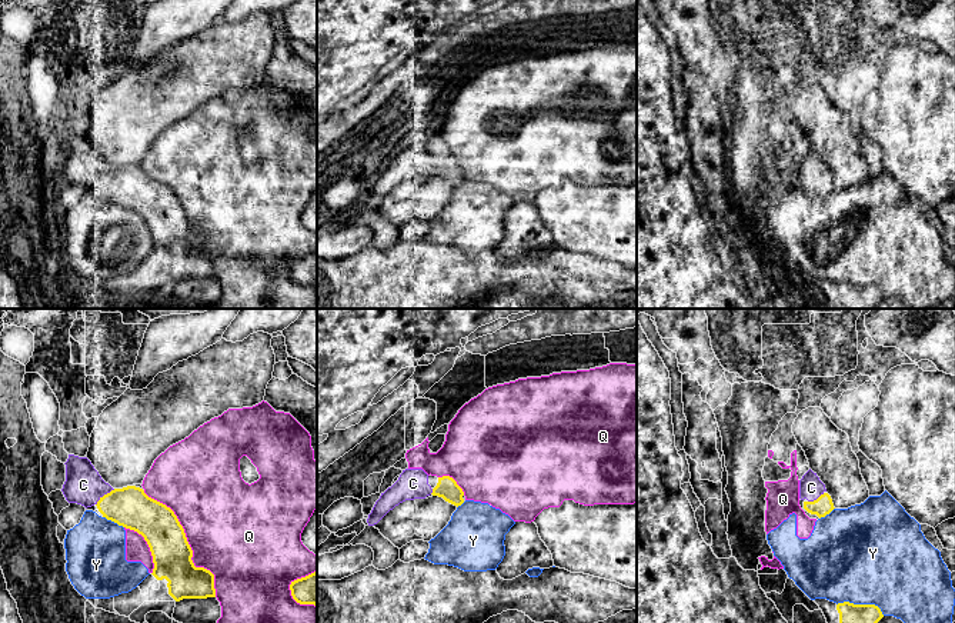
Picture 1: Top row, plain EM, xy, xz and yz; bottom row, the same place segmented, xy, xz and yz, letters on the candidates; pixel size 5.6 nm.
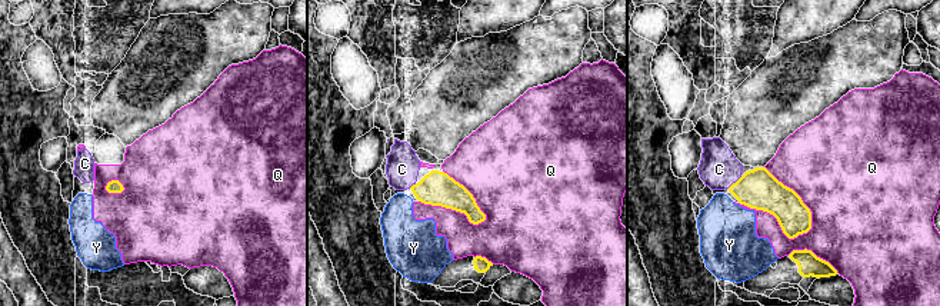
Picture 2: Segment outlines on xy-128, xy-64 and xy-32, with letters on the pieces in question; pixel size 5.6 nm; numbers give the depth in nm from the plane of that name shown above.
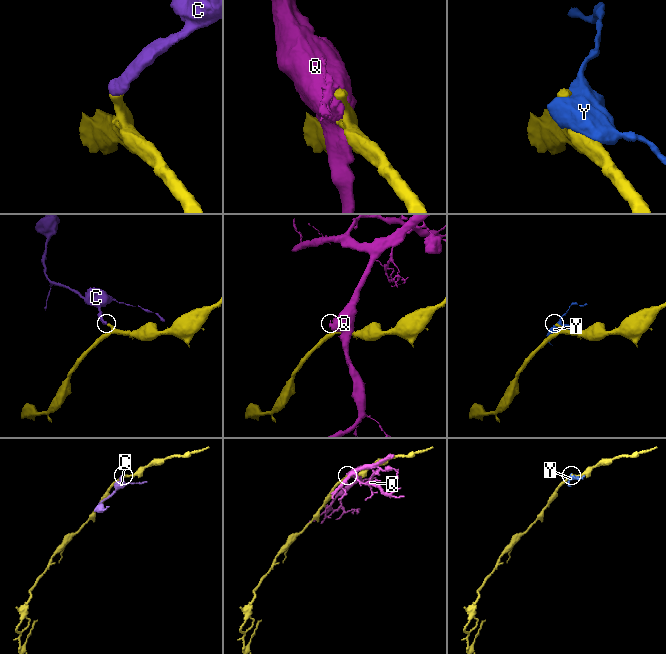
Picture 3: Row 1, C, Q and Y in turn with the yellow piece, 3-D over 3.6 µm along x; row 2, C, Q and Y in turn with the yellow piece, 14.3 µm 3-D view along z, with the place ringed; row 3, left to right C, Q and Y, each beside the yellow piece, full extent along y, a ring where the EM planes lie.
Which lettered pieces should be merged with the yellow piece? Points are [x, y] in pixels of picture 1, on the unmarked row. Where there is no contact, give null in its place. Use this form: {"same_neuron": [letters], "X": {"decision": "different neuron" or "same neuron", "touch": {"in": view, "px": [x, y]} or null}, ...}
{"same_neuron": ["C"], "C": {"decision": "same neuron", "touch": {"in": "xy", "px": [104, 175]}}, "Q": {"decision": "different neuron", "touch": {"in": "xy", "px": [187, 223]}}, "Y": {"decision": "different neuron", "touch": {"in": "yz", "px": [861, 285]}}}

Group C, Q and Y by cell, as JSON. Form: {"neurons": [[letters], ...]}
{"neurons": [["C"], ["Q", "Y"]]}

